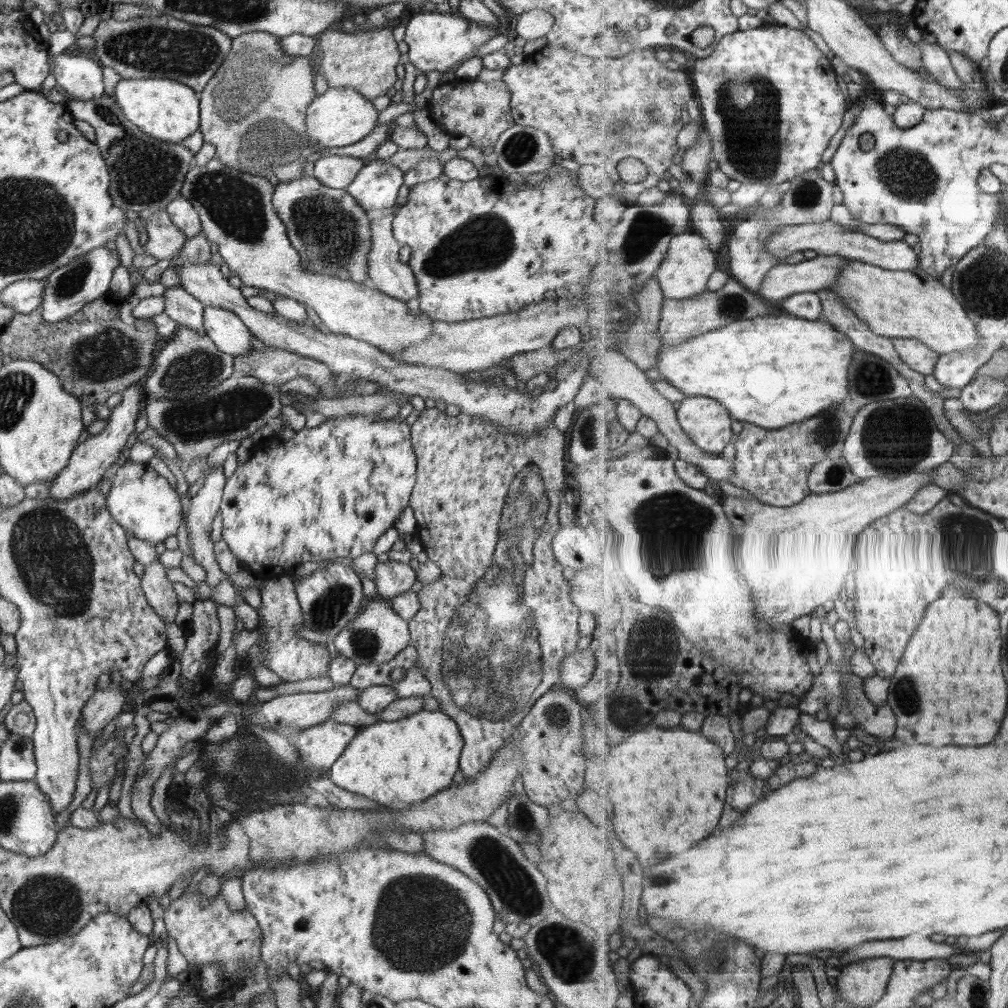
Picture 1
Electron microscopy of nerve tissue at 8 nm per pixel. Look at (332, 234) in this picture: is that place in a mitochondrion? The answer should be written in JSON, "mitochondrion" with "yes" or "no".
{"mitochondrion":"yes"}

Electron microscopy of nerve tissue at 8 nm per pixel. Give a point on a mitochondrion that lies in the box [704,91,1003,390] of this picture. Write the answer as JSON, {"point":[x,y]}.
{"point":[907,174]}

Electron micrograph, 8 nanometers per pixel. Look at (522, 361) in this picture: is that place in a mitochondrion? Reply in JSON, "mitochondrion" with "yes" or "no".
{"mitochondrion":"no"}

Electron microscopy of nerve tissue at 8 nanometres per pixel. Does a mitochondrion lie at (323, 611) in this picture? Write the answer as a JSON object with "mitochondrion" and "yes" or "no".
{"mitochondrion":"yes"}

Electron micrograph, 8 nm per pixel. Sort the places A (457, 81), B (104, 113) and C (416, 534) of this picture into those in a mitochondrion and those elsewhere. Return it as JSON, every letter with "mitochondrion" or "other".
{"A":"other","B":"mitochondrion","C":"other"}

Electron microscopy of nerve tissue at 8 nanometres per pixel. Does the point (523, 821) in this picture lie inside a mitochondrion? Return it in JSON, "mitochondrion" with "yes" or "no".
{"mitochondrion":"yes"}

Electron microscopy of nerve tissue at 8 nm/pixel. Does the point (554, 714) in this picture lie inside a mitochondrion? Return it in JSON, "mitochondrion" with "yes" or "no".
{"mitochondrion":"yes"}

